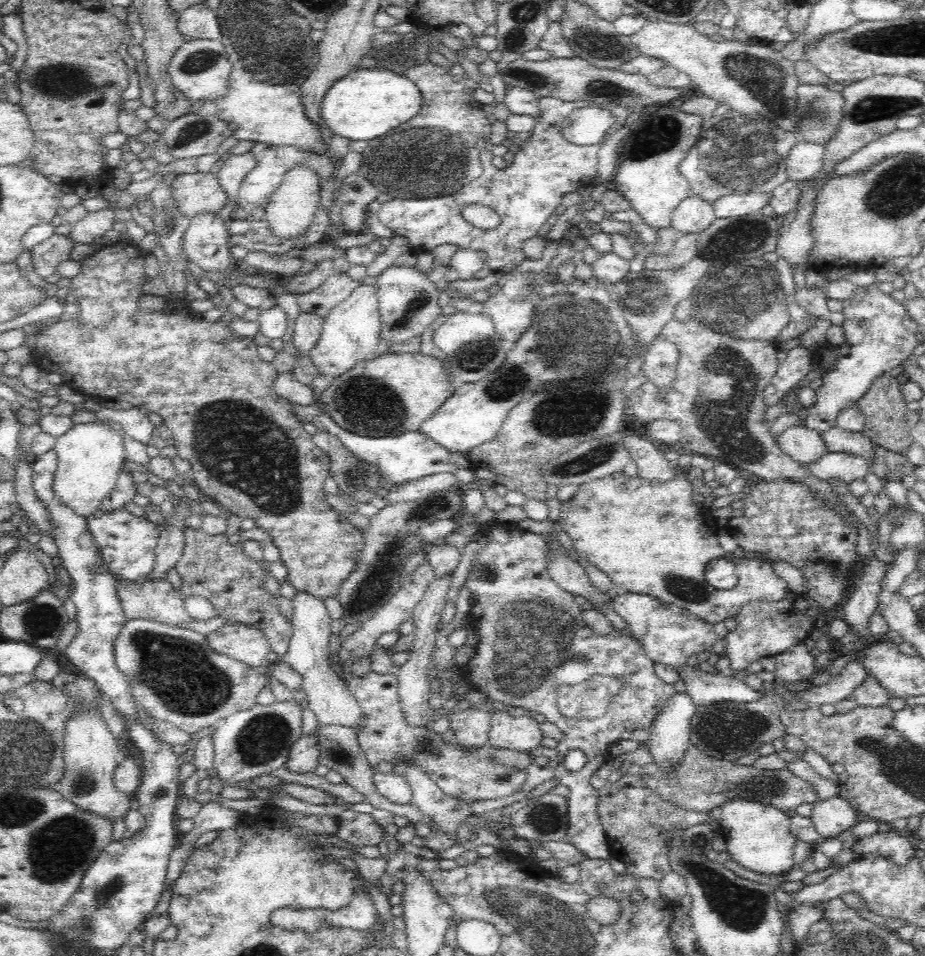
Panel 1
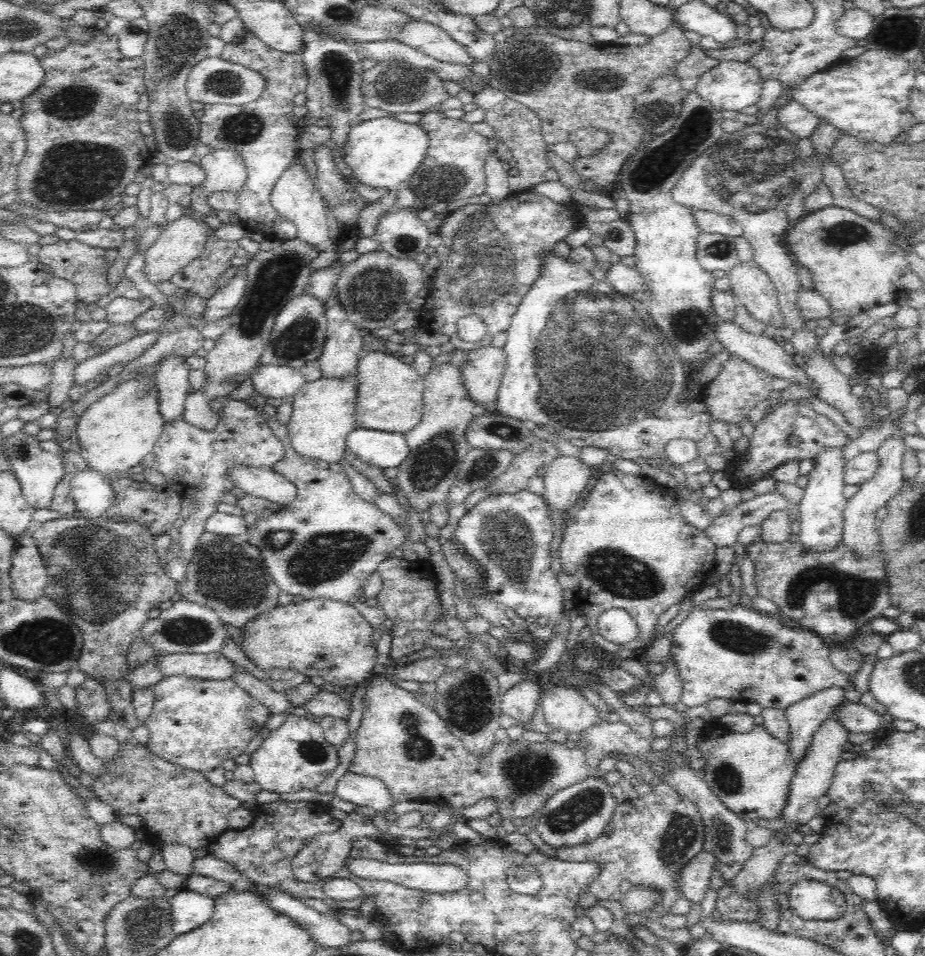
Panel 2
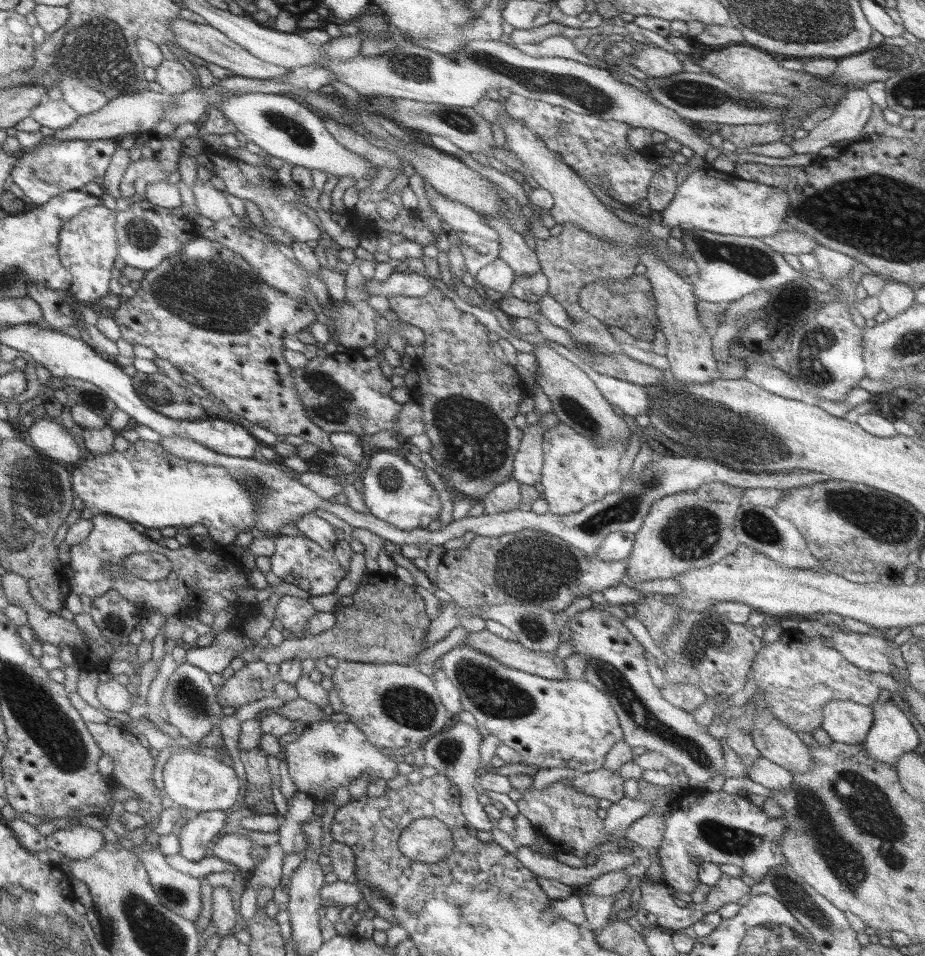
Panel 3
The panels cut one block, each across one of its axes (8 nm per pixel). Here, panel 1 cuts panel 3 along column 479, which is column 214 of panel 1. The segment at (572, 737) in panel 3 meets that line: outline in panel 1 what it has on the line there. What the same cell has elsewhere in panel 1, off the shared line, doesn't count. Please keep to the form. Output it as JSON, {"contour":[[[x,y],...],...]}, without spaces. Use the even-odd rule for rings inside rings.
{"contour":[[[130,620],[118,642],[114,644],[114,658],[118,664],[118,670],[126,674],[132,682],[136,704],[146,710],[146,714],[158,722],[158,724],[170,724],[178,730],[190,732],[190,734],[208,734],[212,726],[218,726],[222,720],[230,718],[232,714],[246,712],[260,706],[260,694],[264,688],[268,688],[268,678],[264,674],[258,674],[256,668],[238,662],[234,658],[216,654],[208,642],[206,636],[200,636],[186,628],[166,628],[158,622],[146,622],[146,620]]]}

